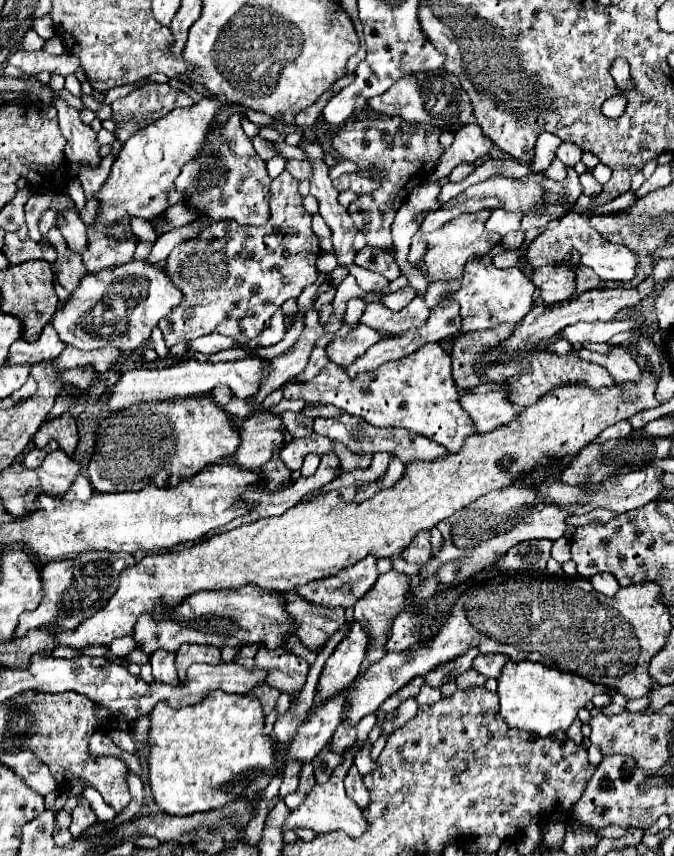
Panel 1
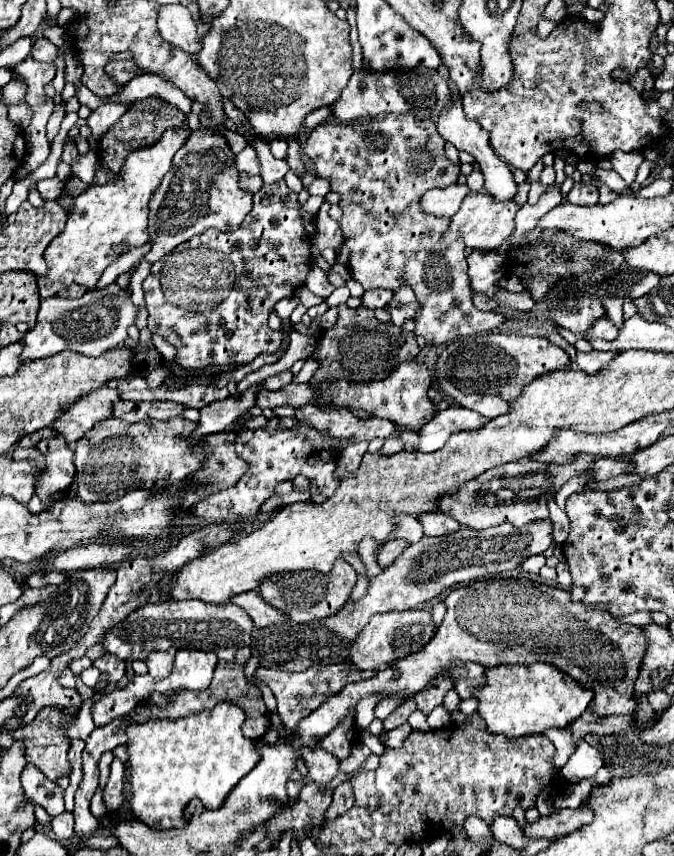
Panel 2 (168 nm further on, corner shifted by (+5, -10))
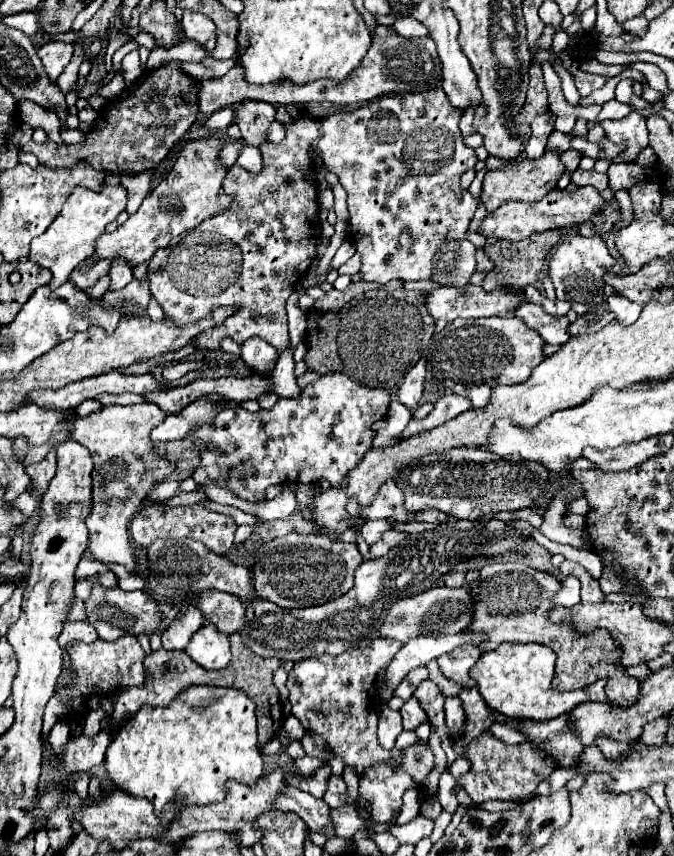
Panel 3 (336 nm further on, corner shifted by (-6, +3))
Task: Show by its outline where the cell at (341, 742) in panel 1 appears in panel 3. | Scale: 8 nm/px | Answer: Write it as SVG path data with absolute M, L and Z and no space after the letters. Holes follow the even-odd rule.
M324 764L312 776L292 776L292 772L286 772L286 782L288 782L288 786L296 786L296 788L312 794L314 798L322 798L326 792L328 776L330 776L330 766Z

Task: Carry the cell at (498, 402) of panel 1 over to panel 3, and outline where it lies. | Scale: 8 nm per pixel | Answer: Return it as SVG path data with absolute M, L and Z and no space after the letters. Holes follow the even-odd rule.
M446 394L442 396L438 402L436 402L436 408L422 420L410 420L406 430L400 434L402 438L406 436L414 436L418 432L424 432L424 430L430 430L434 426L440 426L452 418L456 418L458 414L470 410L472 404L468 402L468 398L464 396L458 396L458 394Z

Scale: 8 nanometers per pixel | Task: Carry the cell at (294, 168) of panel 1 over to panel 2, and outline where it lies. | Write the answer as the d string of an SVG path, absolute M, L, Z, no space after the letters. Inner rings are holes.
M255 137L253 139L253 147L257 149L259 161L261 161L261 177L265 183L275 183L281 181L285 177L285 173L289 171L289 165L283 159L275 159L269 151L269 141Z

